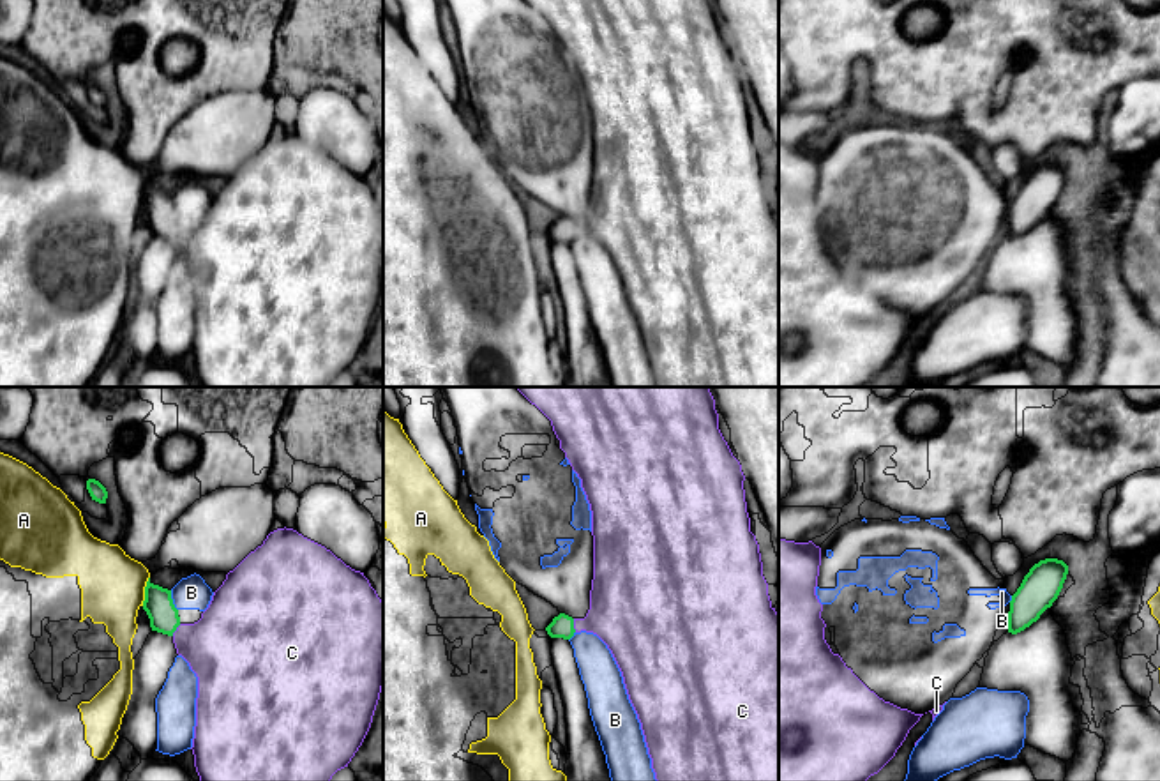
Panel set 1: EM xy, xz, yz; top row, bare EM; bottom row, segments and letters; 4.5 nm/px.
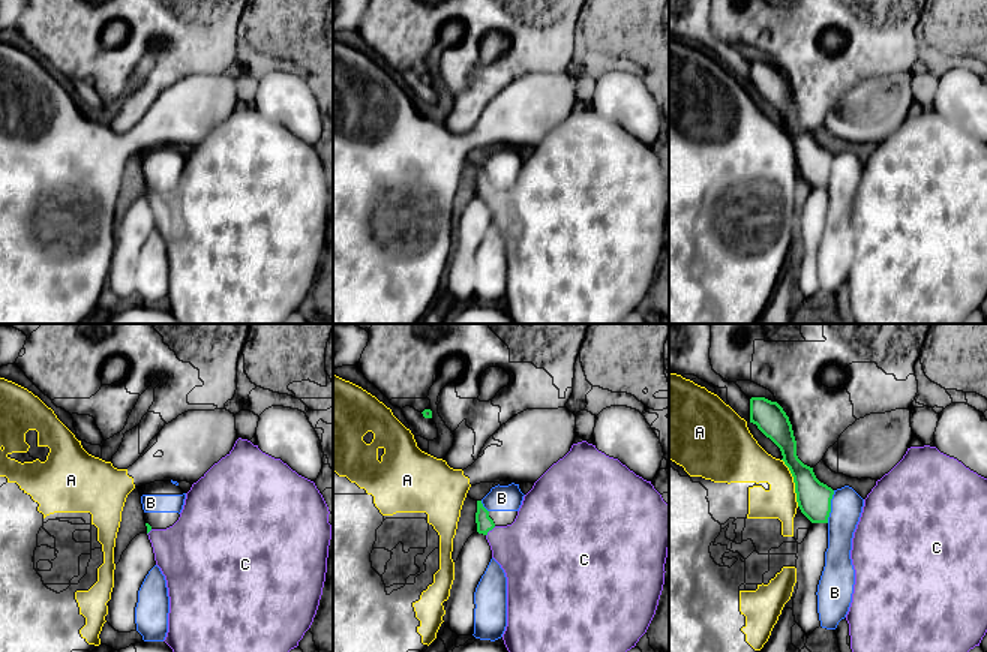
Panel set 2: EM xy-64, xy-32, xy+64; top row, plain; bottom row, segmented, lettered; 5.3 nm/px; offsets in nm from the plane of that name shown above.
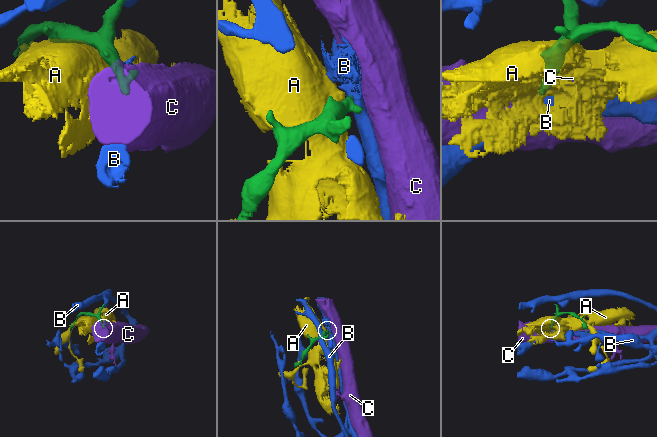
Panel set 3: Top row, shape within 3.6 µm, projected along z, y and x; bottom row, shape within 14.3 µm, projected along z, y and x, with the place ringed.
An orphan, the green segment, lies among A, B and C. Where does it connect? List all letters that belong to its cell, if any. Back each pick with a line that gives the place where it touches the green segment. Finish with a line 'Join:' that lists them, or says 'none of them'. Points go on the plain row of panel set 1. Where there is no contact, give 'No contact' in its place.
C: Touches green at xz (572, 230)
Join: C

